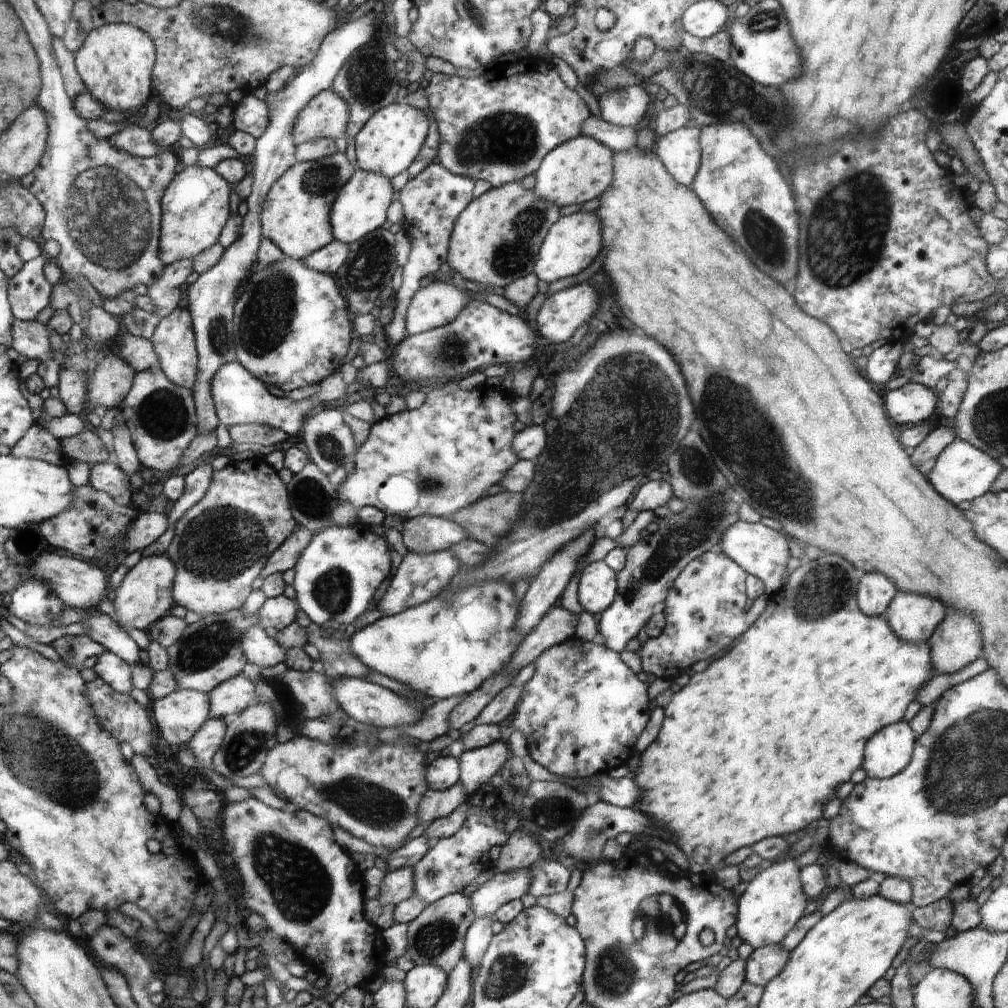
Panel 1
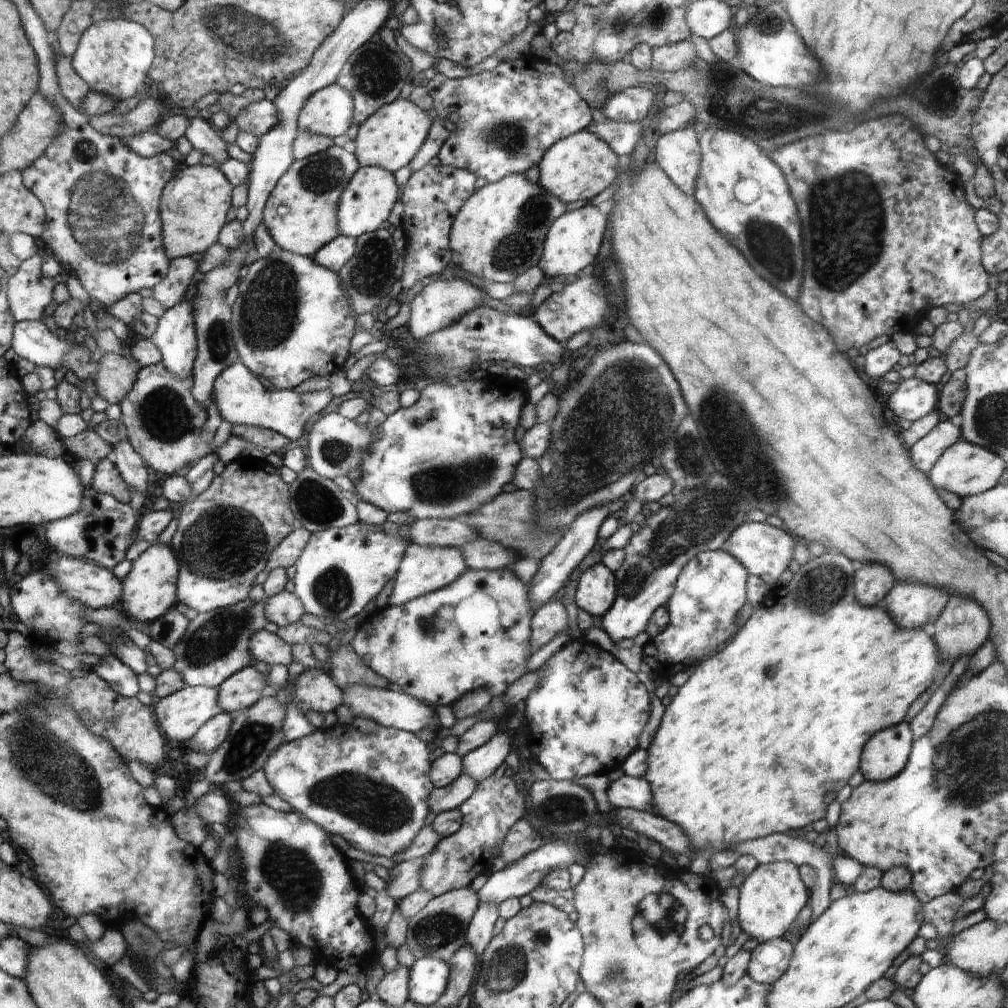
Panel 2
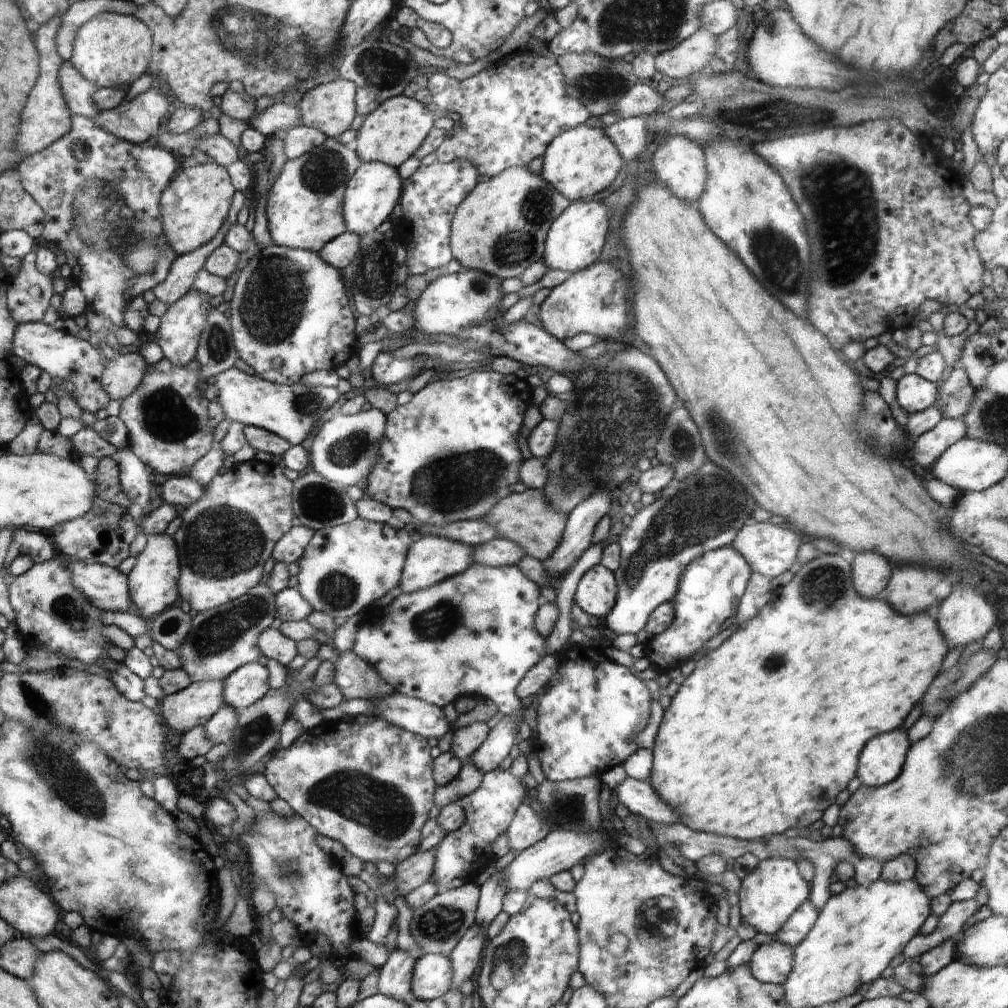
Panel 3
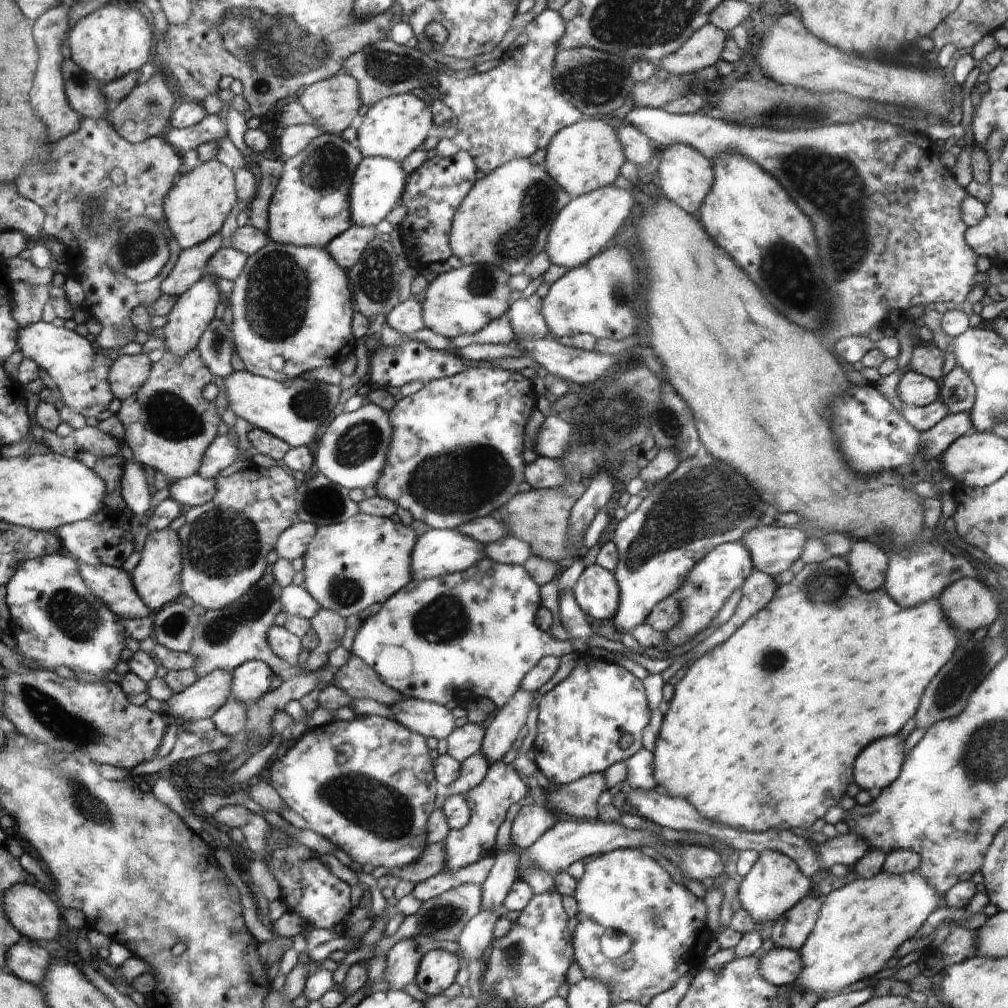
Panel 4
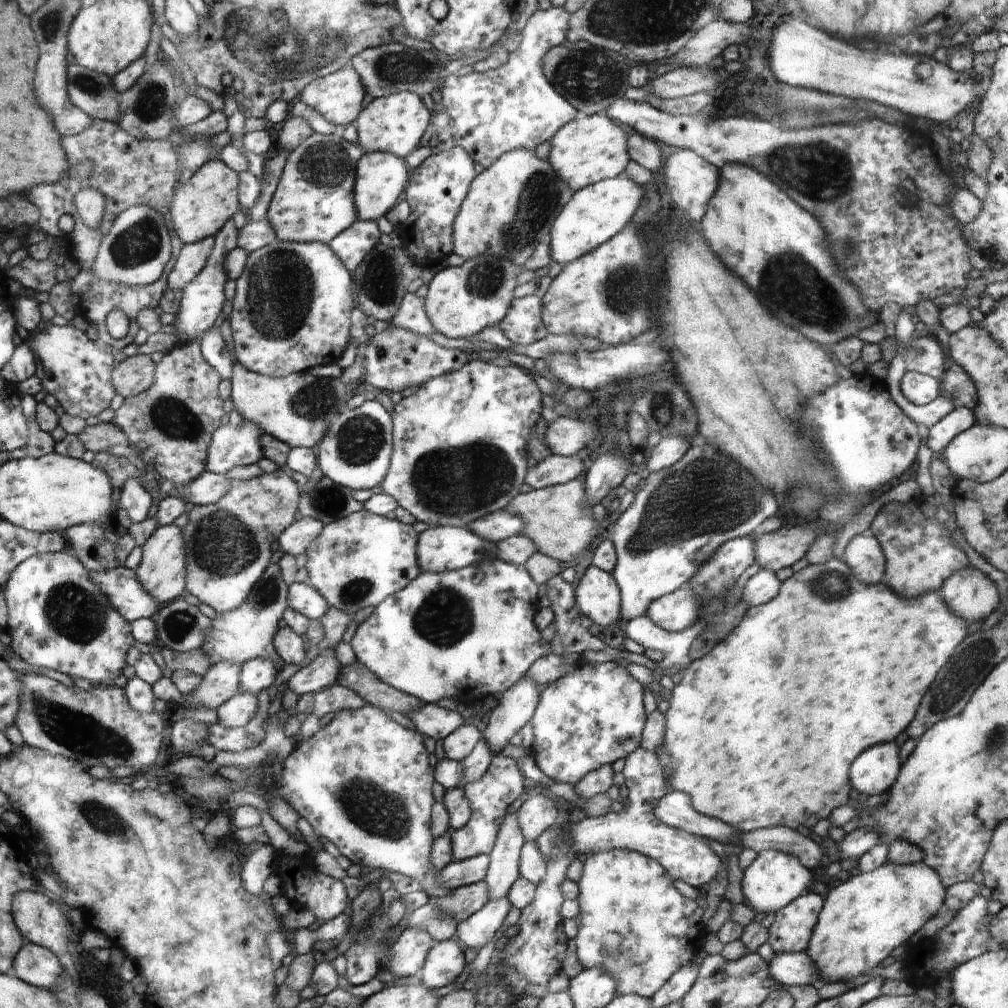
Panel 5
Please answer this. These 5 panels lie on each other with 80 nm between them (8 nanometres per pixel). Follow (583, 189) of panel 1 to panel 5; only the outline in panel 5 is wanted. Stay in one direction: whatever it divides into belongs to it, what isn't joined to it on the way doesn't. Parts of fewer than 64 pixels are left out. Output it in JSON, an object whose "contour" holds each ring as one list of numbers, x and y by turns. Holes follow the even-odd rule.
{"contour":[[593,114,586,116,579,115,578,118,570,121,565,125,560,132,550,140,550,150,546,159,550,166,557,171,558,176,569,183,569,186,574,190,584,189,585,186,594,185,597,182,610,180,620,176,628,164,628,134,624,134,624,130,615,124,612,119,609,119,605,114]]}

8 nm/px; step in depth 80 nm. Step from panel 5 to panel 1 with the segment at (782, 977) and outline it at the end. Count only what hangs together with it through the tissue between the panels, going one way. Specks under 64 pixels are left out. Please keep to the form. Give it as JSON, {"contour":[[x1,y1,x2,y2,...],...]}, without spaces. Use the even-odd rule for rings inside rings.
{"contour":[[781,944,754,949,745,962,745,980,765,987,784,970,789,956]]}

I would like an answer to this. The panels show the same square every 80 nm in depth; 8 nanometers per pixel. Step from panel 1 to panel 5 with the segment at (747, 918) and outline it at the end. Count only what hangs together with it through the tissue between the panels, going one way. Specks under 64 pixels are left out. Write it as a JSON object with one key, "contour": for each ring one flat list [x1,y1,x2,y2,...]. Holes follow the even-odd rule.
{"contour":[[774,849,763,850,757,854,752,864,743,870,743,902,752,907,759,917,769,912,776,914,790,905,798,896,805,895,810,882,812,882,811,870,802,866,797,858]]}

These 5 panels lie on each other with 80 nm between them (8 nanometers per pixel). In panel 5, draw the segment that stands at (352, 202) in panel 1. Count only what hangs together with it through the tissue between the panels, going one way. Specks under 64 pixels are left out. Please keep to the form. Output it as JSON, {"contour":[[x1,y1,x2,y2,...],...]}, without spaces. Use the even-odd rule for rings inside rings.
{"contour":[[374,151,364,152,357,162,357,178,353,188,353,199,357,209,357,218,361,221,378,220,388,210,396,206,398,194,405,192,407,188,408,170,405,159,392,153]]}

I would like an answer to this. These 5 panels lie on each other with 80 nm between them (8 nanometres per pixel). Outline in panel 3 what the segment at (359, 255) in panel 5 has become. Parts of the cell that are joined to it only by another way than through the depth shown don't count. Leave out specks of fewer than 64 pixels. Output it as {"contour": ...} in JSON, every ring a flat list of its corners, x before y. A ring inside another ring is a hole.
{"contour":[[346,230,317,253,321,255,324,262,330,263,330,266,344,270,356,256,361,243,361,236]]}

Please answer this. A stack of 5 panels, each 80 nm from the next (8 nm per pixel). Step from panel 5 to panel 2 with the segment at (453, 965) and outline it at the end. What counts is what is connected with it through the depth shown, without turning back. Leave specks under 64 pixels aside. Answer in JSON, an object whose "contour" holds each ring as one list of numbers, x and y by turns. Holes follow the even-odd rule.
{"contour":[[435,958,416,959,409,968,409,1000,422,1006,436,1004,449,984,449,965]]}

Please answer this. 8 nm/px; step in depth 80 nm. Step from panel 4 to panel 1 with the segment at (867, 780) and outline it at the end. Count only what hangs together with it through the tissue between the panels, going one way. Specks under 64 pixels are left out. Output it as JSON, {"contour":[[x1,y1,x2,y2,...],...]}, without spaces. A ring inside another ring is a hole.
{"contour":[[904,719,886,726,882,734,876,734,866,744,865,764,862,768,868,777,893,777,911,762,915,742,912,727]]}

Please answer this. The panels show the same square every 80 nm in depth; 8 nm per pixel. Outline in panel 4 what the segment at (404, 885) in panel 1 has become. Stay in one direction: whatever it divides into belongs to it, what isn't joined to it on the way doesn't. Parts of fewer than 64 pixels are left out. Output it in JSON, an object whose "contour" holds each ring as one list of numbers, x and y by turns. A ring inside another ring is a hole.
{"contour":[[434,843,426,846,426,850,420,856,420,860,414,861,410,865,390,869,390,874,398,876,399,880,412,882,416,886,418,883,424,882,435,874,438,874,444,868,444,843]]}

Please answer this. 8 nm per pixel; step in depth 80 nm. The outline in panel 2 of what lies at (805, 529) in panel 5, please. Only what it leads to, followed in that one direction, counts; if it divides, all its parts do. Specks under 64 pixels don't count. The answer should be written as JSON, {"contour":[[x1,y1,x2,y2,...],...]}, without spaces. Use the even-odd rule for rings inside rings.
{"contour":[[746,521,737,530,734,530,724,549,740,560,750,575,759,576,764,582,767,582,770,588,774,588,778,586,776,582,778,576,788,568,788,564,793,559,794,540,788,532,784,532,783,527,773,527,766,522]]}

